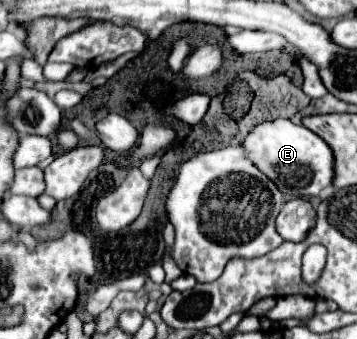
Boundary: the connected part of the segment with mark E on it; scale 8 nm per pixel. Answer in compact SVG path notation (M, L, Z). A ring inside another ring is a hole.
M278 118L256 126L244 140L244 148L252 162L278 184L278 188L290 196L318 196L334 182L334 152L306 126L292 120Z

